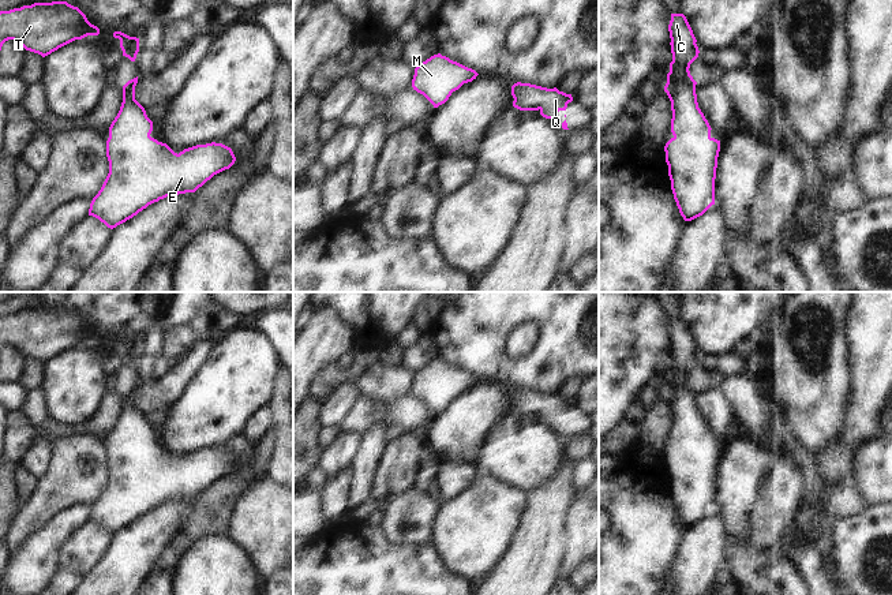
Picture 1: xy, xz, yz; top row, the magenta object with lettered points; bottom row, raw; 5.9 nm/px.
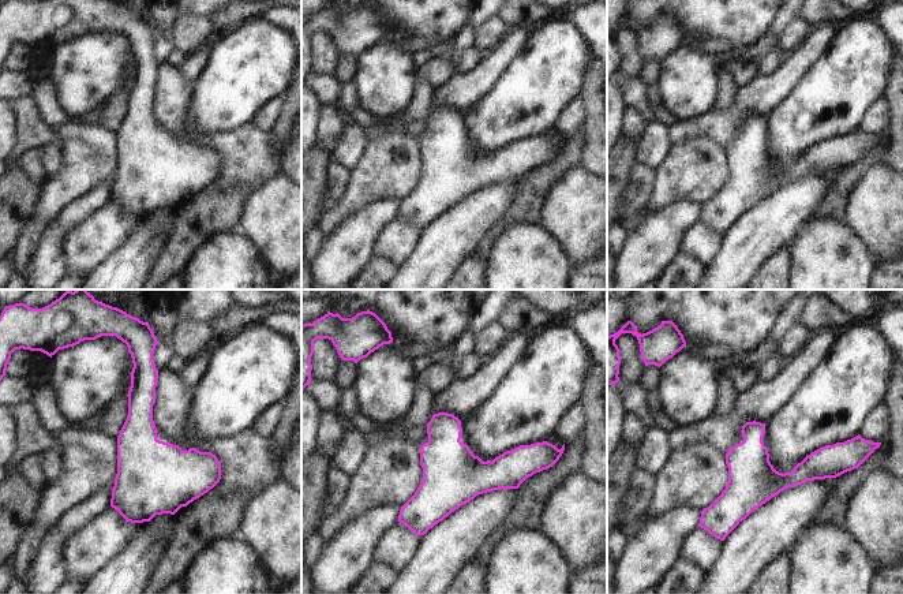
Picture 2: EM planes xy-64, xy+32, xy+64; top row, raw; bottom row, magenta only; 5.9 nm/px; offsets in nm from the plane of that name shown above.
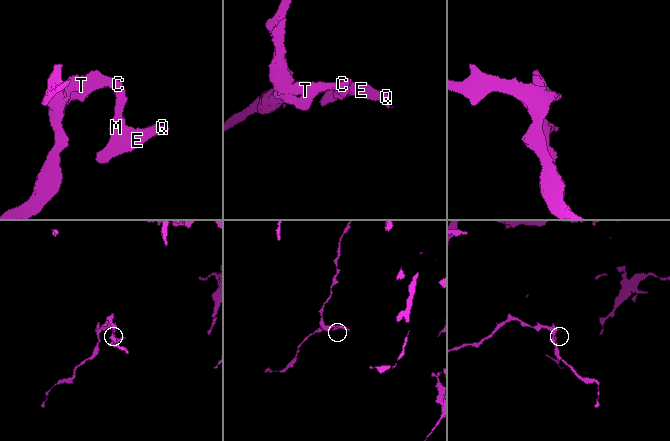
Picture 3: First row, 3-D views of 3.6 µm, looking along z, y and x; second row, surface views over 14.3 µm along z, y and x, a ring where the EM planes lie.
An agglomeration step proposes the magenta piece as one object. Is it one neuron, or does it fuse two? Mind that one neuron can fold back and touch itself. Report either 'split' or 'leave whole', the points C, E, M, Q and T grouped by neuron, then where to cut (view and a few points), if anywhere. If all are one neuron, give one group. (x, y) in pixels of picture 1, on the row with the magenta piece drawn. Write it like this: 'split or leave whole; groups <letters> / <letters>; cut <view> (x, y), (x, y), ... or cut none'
leave whole; groups C E M Q T; cut none

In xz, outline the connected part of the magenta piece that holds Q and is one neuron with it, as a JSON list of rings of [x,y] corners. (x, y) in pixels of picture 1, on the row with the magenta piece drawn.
[[[517,82],[511,86],[513,106],[520,111],[539,111],[546,119],[556,119],[559,111],[566,111],[573,101],[571,94],[556,87],[547,89],[531,83]]]

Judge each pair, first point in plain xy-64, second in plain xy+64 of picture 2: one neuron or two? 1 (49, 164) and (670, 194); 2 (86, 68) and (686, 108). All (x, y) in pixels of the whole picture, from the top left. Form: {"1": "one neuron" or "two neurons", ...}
{"1": "two neurons", "2": "one neuron"}

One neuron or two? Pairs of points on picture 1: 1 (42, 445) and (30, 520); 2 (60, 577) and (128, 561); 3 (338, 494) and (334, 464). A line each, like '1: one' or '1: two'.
1: two
2: two
3: two

